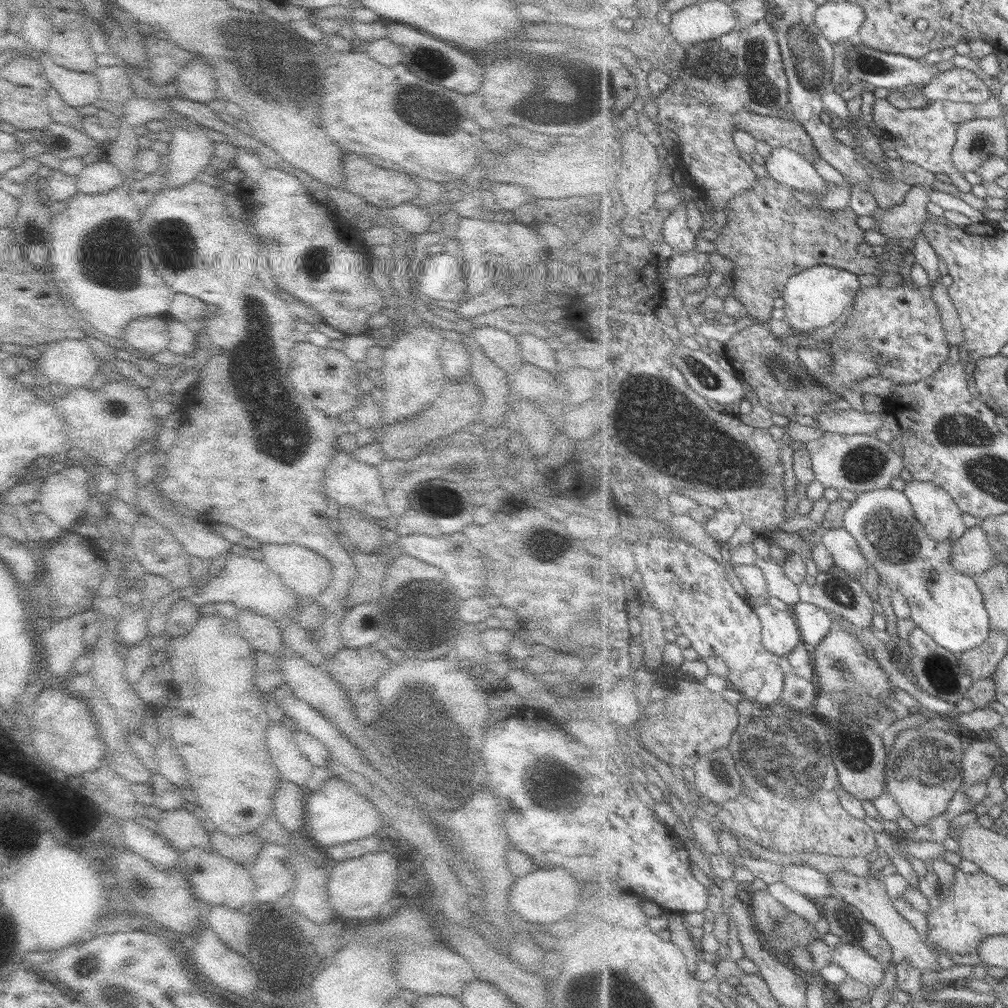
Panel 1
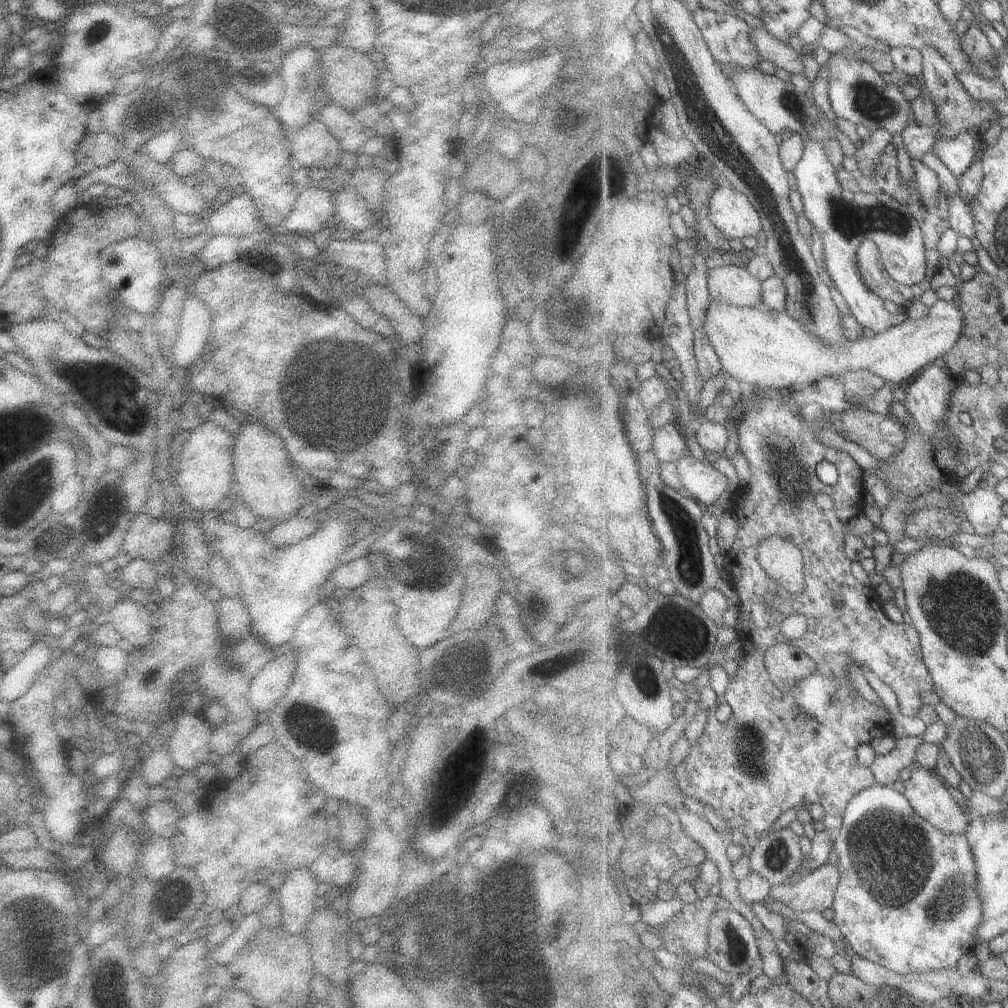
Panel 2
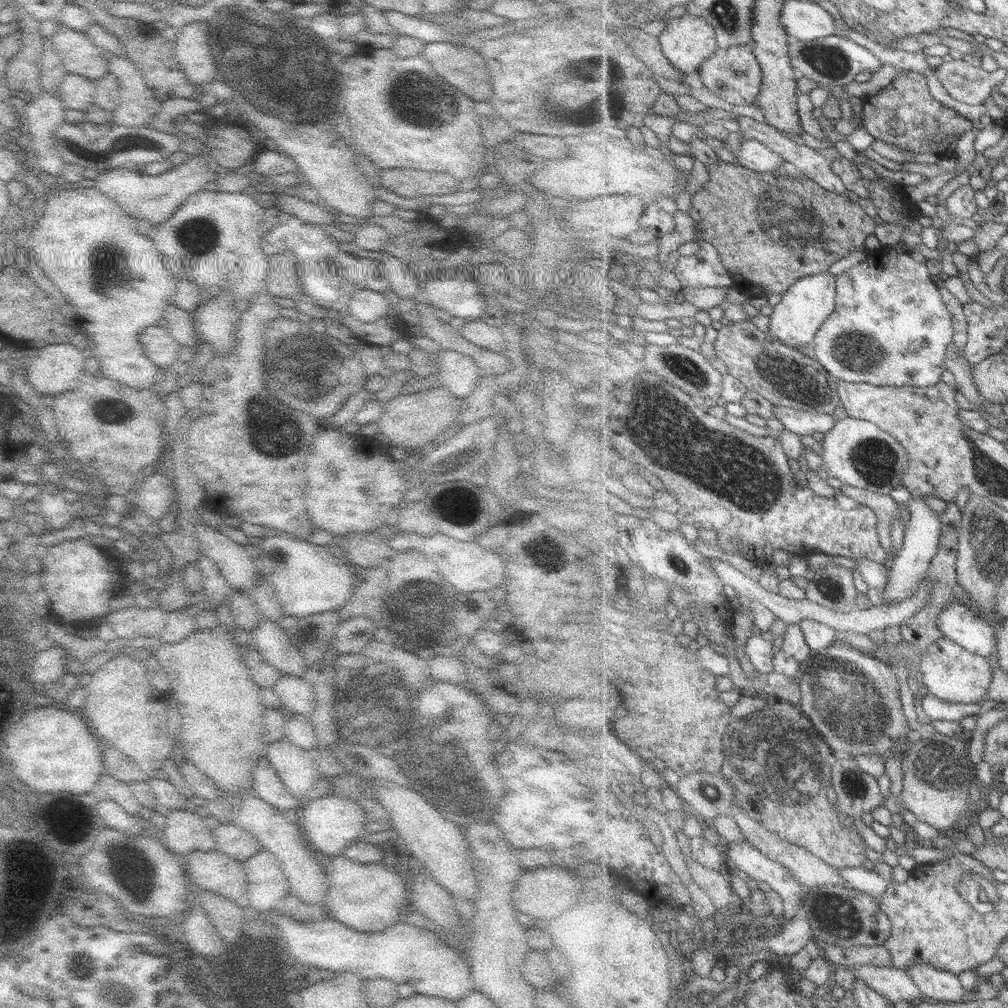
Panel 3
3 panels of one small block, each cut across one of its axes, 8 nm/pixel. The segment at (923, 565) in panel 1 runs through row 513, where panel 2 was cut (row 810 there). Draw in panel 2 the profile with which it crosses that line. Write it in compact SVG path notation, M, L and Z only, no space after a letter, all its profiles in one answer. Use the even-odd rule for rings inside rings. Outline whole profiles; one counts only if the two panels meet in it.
M875 784L864 792L857 794L852 802L845 808L843 816L843 824L836 831L834 840L834 850L838 855L838 867L841 871L841 878L836 892L835 902L832 910L834 917L832 922L838 927L842 933L844 942L852 949L853 954L859 954L863 958L869 958L889 970L899 973L929 972L929 970L951 970L957 966L957 962L975 948L975 934L977 934L977 926L983 918L983 904L979 900L977 894L977 862L971 850L971 844L964 834L949 834L941 832L935 828L931 822L927 822L925 818L913 810L911 802L909 802L904 792L898 792L891 785L883 786Z

